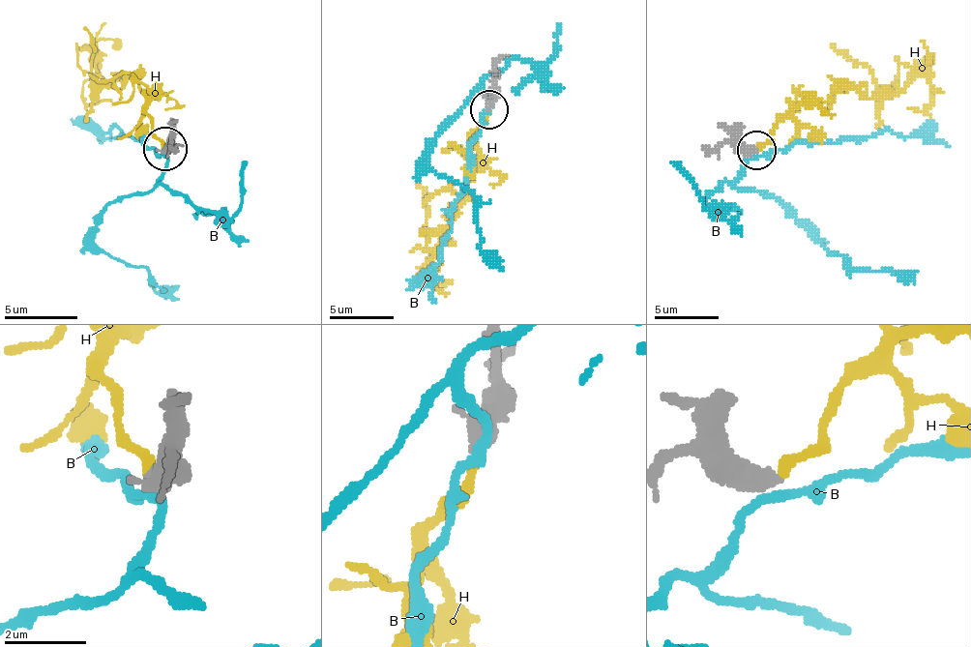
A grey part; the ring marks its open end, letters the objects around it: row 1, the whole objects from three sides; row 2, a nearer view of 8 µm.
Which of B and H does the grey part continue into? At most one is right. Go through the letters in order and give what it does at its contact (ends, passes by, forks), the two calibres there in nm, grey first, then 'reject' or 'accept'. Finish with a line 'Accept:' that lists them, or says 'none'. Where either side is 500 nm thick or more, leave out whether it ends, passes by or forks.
B: 600 nm thick on the grey side, 240 nm on the other; reject
H: it ends there; 360 nm thick on the grey side, 240 nm on the other; accept
Accept: H

